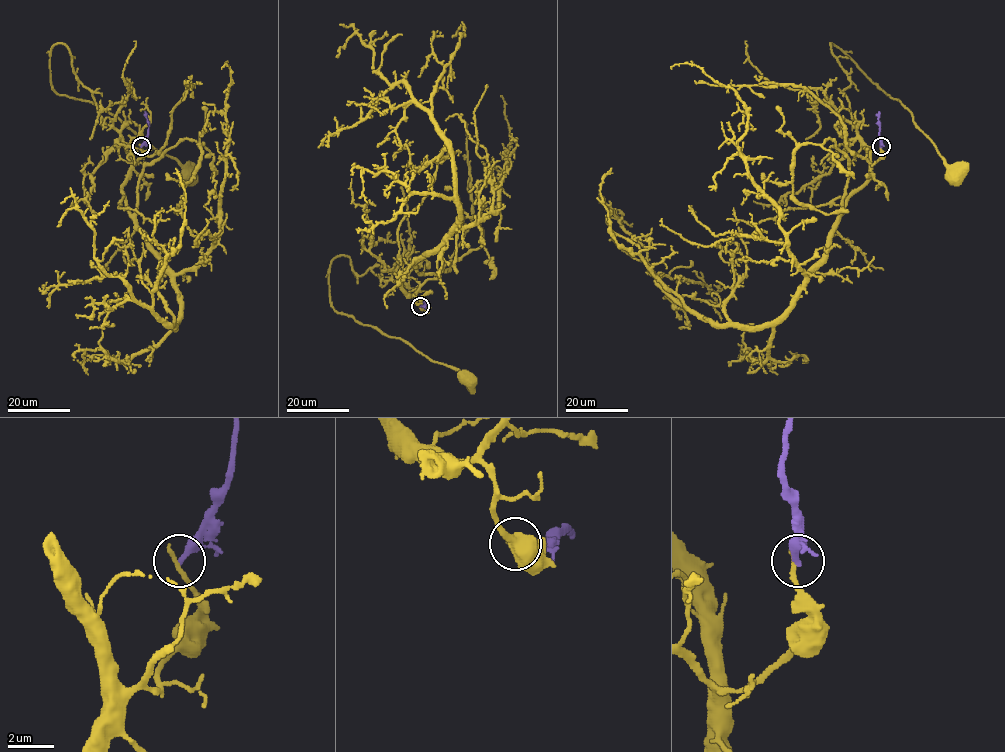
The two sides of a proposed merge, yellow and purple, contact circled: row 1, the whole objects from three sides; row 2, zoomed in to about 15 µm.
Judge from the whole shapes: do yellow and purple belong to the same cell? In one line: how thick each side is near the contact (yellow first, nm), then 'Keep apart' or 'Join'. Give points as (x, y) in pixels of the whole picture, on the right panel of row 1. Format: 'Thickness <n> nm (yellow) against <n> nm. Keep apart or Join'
Thickness 240 nm (yellow) against 360 nm. Keep apart

